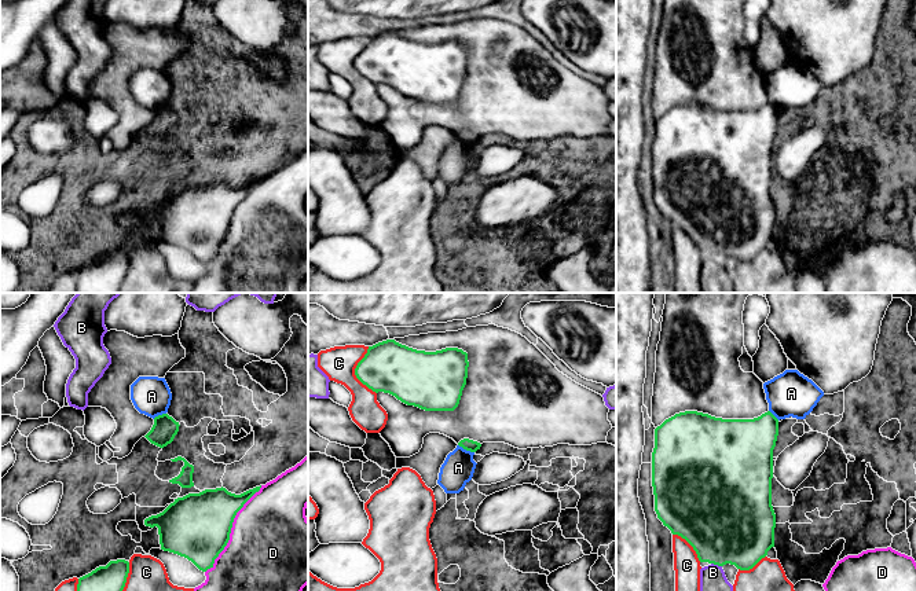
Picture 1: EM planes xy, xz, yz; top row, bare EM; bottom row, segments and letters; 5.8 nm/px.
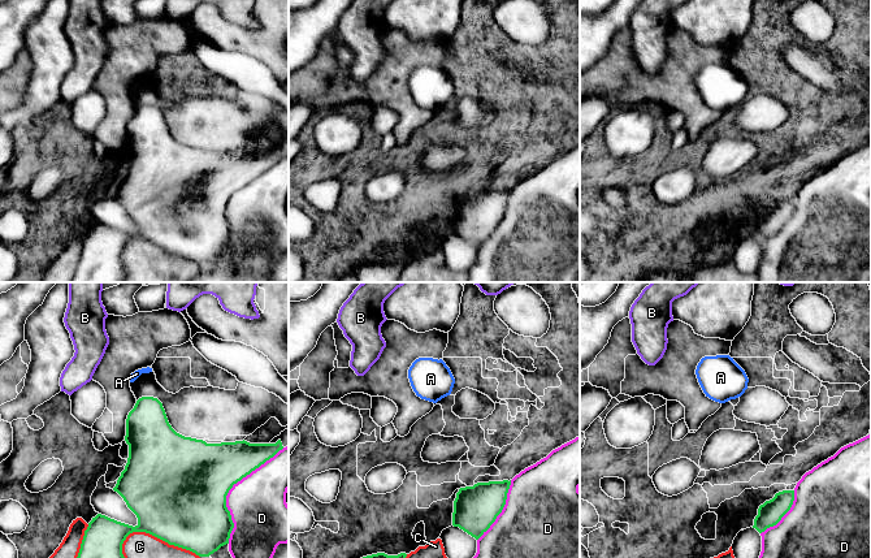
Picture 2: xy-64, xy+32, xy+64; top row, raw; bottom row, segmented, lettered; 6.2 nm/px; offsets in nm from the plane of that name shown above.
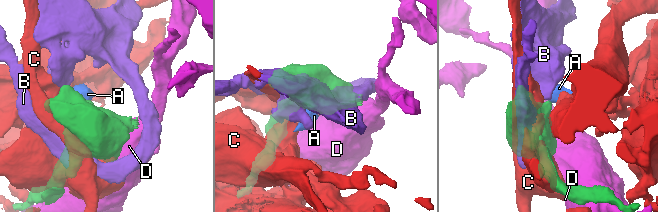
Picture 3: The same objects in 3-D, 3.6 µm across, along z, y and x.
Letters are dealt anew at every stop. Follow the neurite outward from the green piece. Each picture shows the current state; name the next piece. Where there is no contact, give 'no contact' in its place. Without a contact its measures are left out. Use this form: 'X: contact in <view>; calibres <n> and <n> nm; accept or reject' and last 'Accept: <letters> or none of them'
A: contact in xz; calibres 70 and 190 nm; reject
B: contact in yz; calibres 480 and 150 nm; reject
C: contact in xz; calibres 300 and 200 nm; reject
D: contact in xy; calibres 380 and 480 nm; reject
Accept: none of them

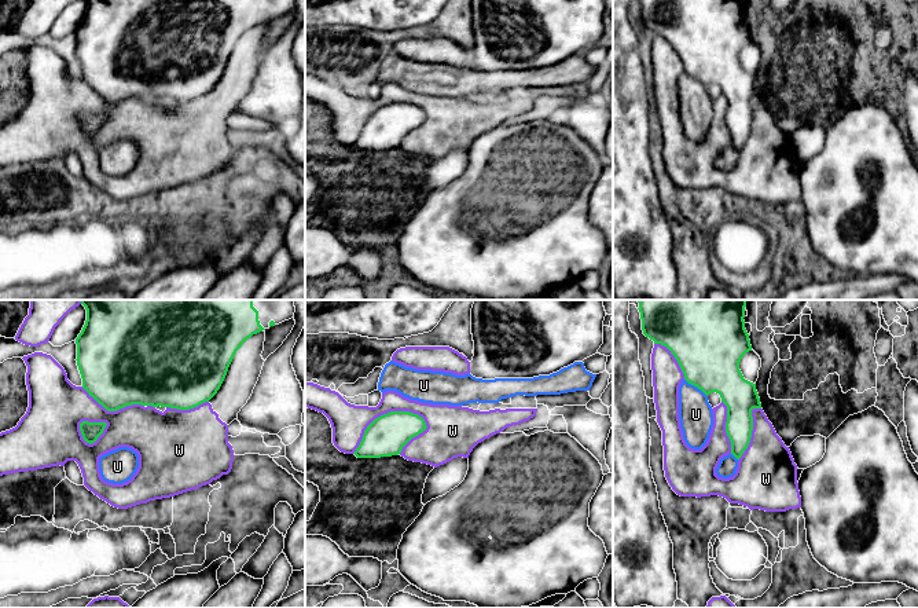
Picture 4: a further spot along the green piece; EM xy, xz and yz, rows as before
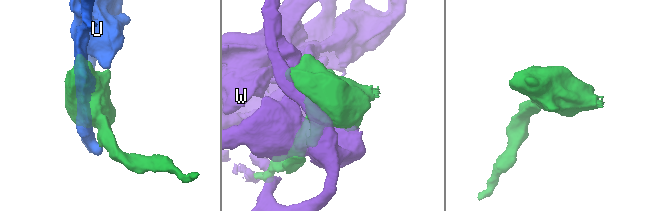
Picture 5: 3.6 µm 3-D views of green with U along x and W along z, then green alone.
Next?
U: contact in yz; calibres 400 and 200 nm; reject
W: contact in xz; calibres 240 and 200 nm; reject
Accept: none of them

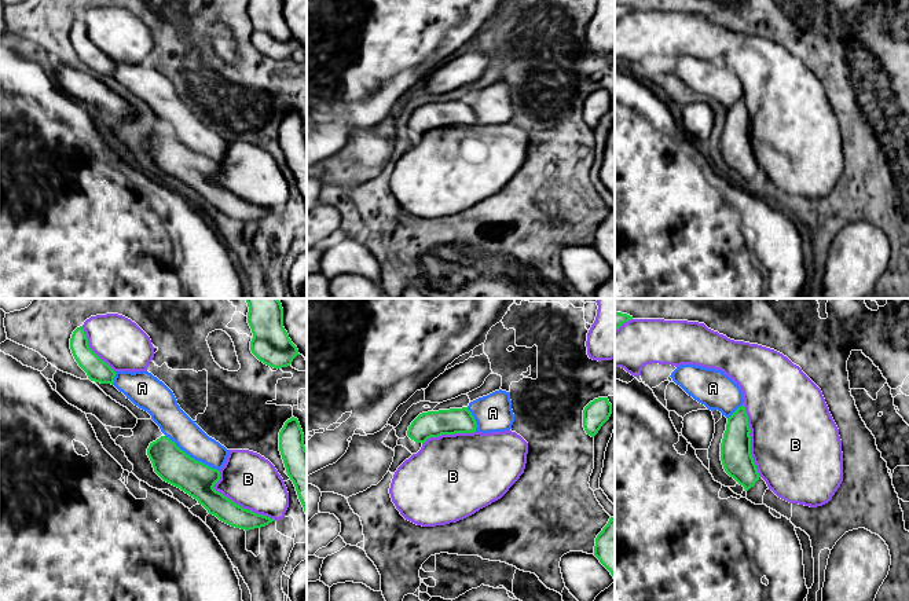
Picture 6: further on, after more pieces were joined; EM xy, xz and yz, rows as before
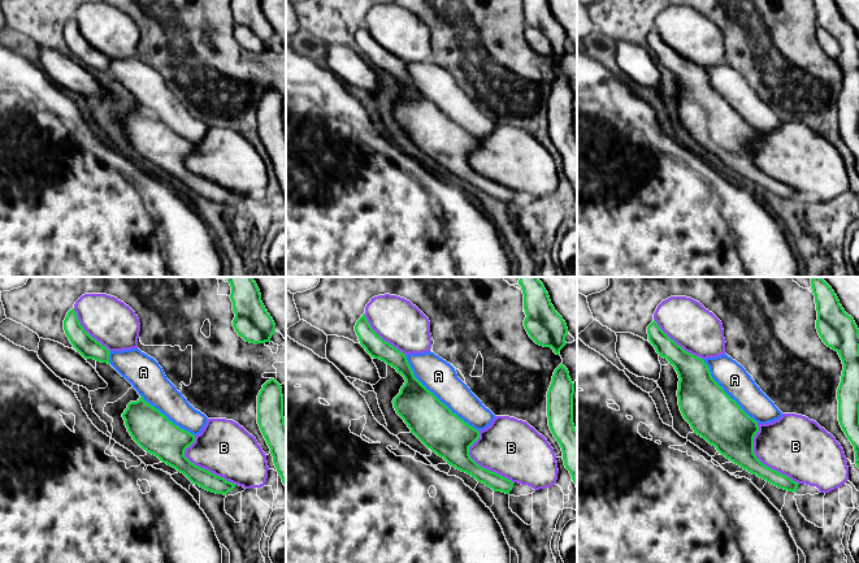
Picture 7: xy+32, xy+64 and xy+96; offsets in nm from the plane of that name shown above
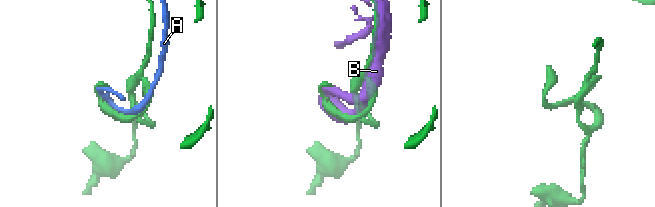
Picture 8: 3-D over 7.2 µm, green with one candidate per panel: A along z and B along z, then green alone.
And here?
A: contact in xy; calibres 200 and 180 nm; accept
B: contact in xy; calibres 180 and 320 nm; reject
Accept: A

